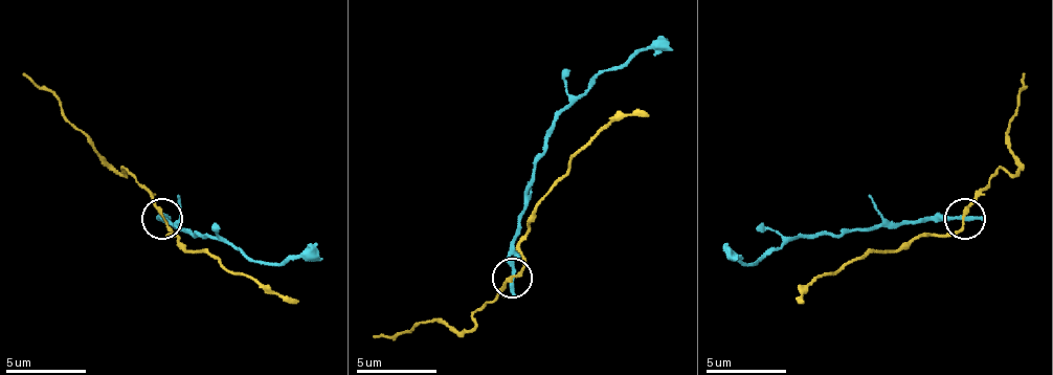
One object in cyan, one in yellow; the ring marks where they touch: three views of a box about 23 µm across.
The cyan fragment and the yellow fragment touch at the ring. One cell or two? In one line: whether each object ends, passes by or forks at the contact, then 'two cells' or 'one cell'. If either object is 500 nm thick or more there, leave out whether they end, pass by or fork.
cyan ends there; yellow passes by; two cells

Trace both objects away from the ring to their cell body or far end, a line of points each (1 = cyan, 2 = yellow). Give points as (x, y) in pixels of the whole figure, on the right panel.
1: (964, 217), (927, 217), (786, 238), (758, 262), (742, 262), (726, 241)
2: (964, 217), (956, 234), (927, 234), (903, 241), (895, 249), (867, 249), (807, 290), (799, 302)

